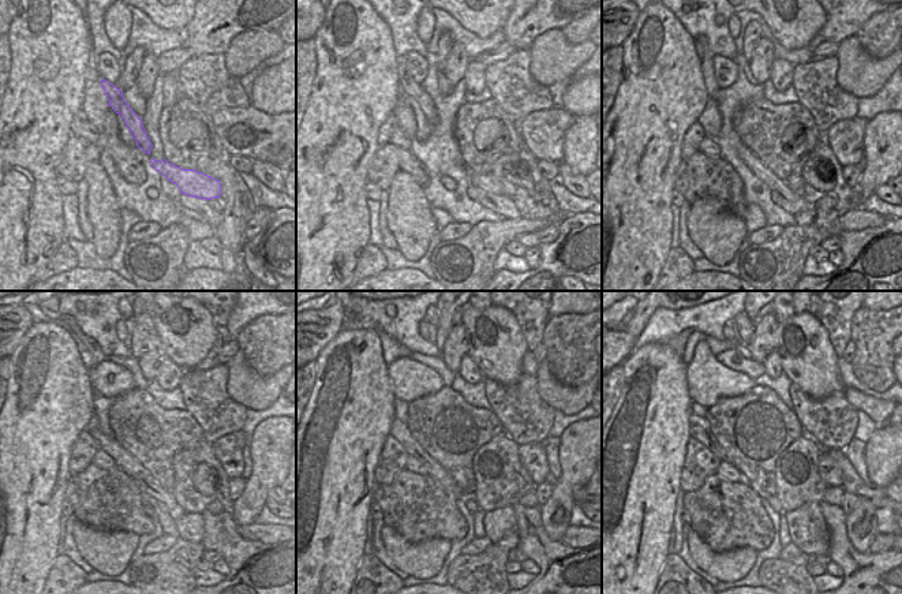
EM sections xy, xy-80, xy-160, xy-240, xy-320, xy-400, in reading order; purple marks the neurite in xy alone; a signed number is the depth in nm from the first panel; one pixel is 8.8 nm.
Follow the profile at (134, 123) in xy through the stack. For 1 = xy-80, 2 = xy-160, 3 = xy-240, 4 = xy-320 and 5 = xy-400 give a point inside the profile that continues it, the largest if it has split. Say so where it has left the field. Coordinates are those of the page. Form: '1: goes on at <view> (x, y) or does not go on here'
1: goes on at xy-80 (408, 86)
2: goes on at xy-160 (706, 56)
3: goes on at xy-240 (90, 351)
4: goes on at xy-320 (392, 350)
5: goes on at xy-400 (717, 347)

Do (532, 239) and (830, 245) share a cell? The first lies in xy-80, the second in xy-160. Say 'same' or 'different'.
same

